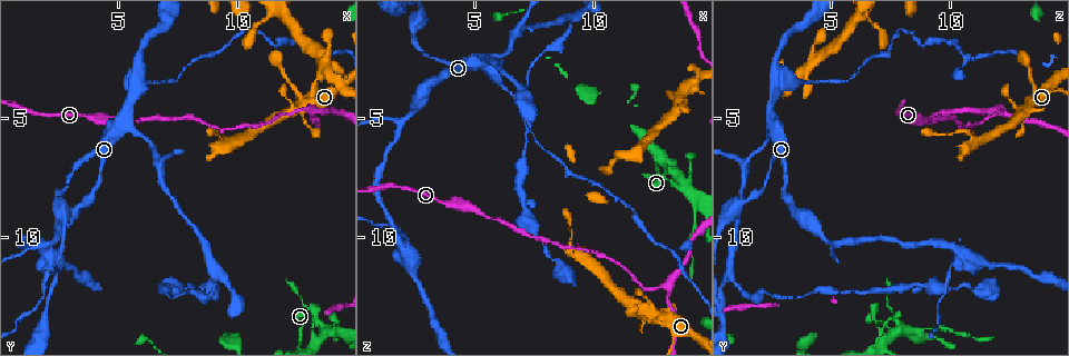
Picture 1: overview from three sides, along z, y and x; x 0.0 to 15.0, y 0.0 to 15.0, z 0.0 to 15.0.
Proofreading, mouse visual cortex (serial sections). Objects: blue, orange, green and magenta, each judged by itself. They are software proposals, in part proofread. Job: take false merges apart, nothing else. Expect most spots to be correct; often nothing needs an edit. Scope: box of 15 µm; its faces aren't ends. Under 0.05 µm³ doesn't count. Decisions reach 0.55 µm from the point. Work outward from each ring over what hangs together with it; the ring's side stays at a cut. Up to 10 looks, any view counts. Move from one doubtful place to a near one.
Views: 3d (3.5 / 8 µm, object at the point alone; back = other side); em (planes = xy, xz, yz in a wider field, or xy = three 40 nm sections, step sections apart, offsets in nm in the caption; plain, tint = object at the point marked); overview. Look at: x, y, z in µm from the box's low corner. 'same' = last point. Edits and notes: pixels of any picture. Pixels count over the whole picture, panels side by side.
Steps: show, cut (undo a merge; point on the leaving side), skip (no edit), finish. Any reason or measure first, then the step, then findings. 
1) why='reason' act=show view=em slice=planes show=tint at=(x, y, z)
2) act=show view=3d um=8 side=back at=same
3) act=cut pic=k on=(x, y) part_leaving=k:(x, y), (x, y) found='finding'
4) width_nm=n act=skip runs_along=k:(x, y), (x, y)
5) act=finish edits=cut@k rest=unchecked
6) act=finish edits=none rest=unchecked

why='sharp bend' act=show view=3d um=3.5 at=(13.2, 4.7, 12.0)

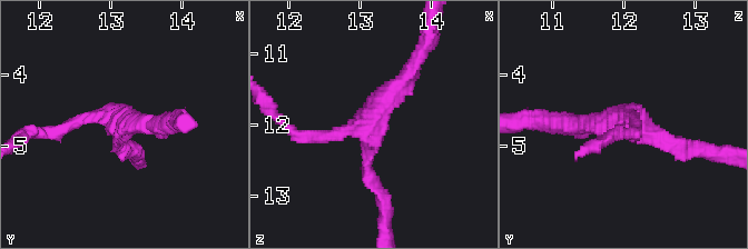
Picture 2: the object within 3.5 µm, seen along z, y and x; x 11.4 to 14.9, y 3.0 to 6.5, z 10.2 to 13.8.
arm_widths_nm=200,200,250 act=skip runs_along=2:(304, 137), (365, 126), (413, 66) found='all the same cell'

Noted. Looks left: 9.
why='sharp bend' act=show view=3d um=3.5 at=(9.5, 6.0, 10.9)

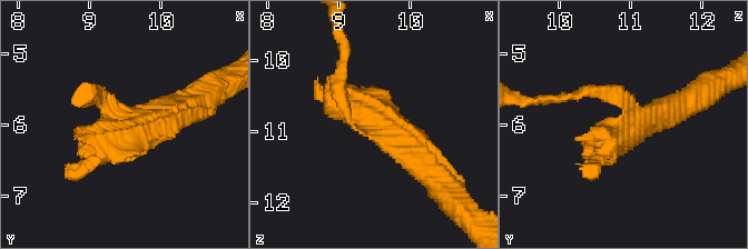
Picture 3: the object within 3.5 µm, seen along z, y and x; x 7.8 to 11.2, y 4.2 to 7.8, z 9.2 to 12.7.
why='now the EM' act=show view=em slice=xy step=1 show=tint at=(9.50, 6.15, 10.85)

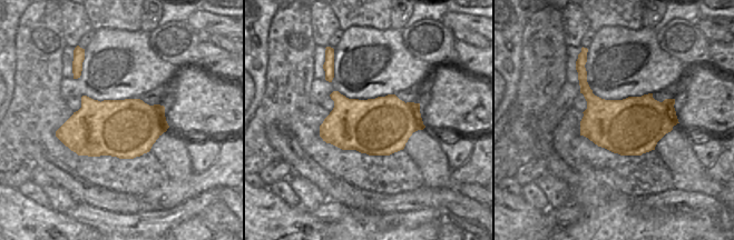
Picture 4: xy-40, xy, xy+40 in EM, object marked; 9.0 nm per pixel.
why='cut it another way' act=show view=em slice=xy step=3 show=tint at=same

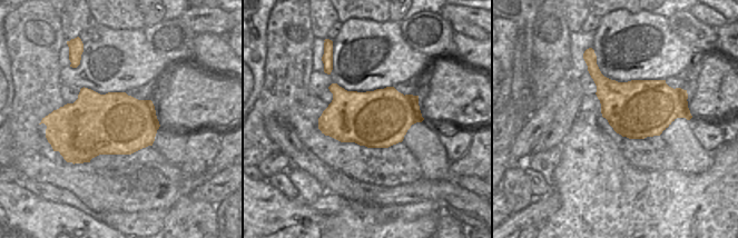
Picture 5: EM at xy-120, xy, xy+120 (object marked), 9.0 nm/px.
act=skip runs_along=3:(426, 163), (342, 105) found='all the same cell'

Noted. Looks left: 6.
why='three arms meet' act=show view=3d um=3.5 at=(5.8, 3.5, 3.1)

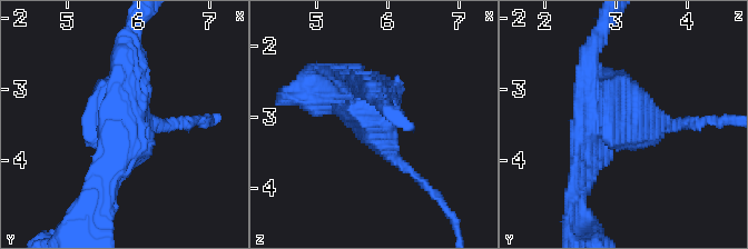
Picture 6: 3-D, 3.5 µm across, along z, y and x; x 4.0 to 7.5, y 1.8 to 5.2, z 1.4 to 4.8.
act=show view=em slice=planes show=plain at=same

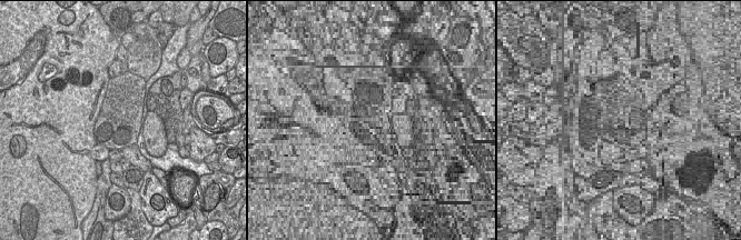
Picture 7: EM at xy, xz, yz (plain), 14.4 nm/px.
why='with the object marked' act=show view=em slice=planes show=tint at=same

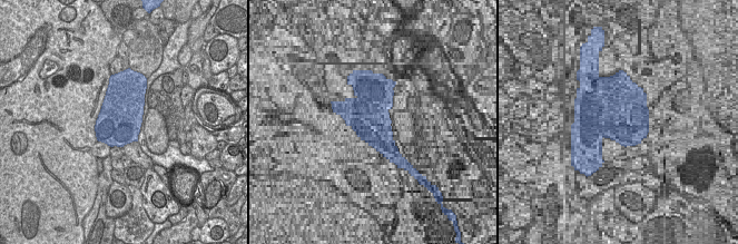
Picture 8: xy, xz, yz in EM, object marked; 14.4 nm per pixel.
width_nm=650 act=cut pic=6 on=(642, 129) part_leaving=6:(606, 119), (677, 126), (691, 122) found='a second cell is stuck on'

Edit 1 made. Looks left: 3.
act=show view=overview

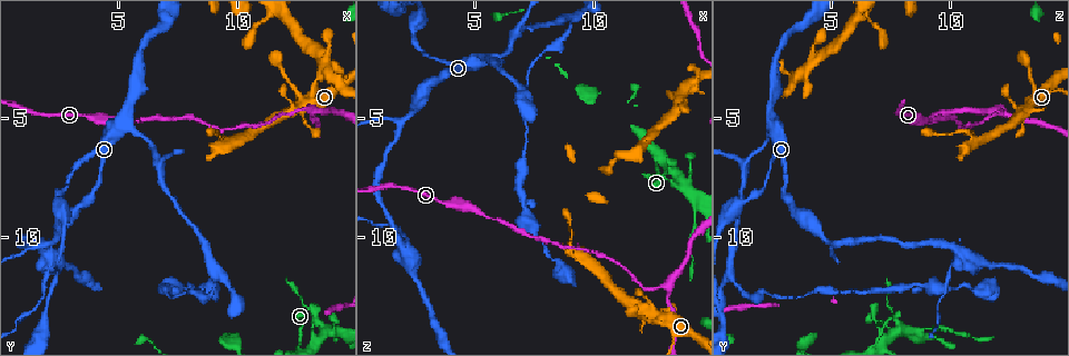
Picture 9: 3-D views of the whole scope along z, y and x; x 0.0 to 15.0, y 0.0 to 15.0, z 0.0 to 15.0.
why='thick turns thin' act=show view=3d um=3.5 at=(7.0, 12.3, 5.2)

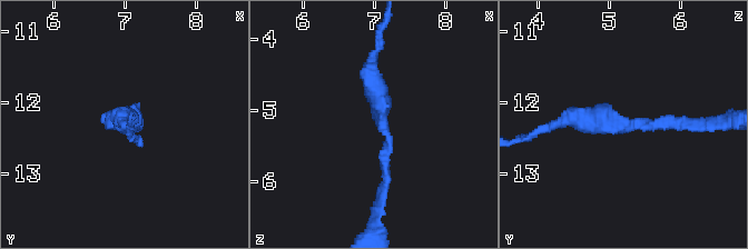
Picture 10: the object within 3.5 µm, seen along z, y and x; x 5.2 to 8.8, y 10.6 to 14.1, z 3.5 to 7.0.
why='shape alone is not enough' act=show view=em slice=xy step=3 show=tint at=(7.05, 12.30, 5.20)

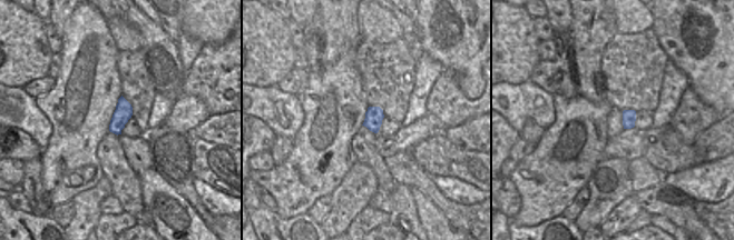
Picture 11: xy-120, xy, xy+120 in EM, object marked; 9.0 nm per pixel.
arm_widths_nm=200,250 act=skip runs_along=10:(372, 55), (368, 77), (390, 137), (383, 188) found='all the same cell'

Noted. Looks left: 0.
act=finish edits=cut@6 rest=unchecked

